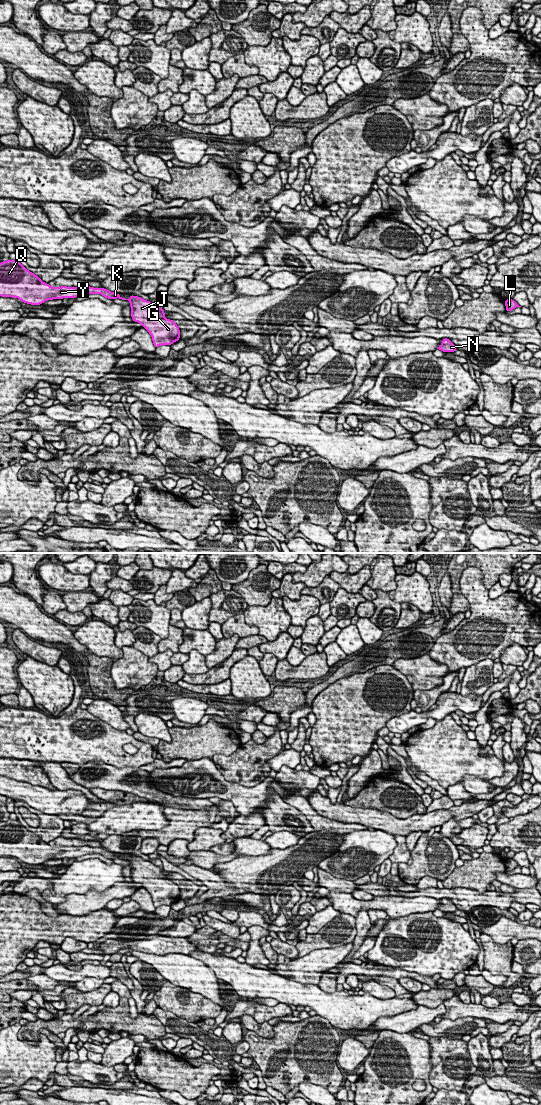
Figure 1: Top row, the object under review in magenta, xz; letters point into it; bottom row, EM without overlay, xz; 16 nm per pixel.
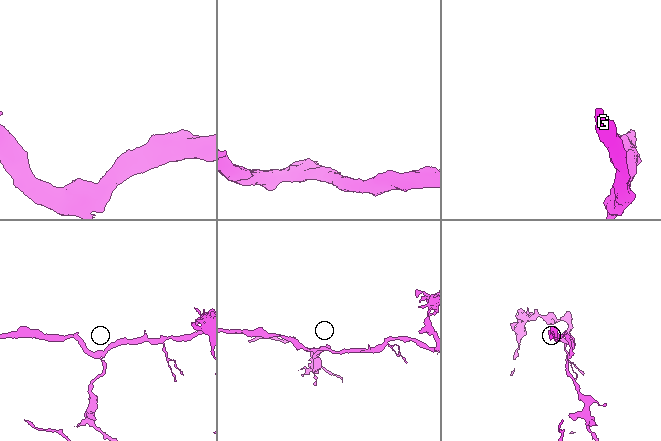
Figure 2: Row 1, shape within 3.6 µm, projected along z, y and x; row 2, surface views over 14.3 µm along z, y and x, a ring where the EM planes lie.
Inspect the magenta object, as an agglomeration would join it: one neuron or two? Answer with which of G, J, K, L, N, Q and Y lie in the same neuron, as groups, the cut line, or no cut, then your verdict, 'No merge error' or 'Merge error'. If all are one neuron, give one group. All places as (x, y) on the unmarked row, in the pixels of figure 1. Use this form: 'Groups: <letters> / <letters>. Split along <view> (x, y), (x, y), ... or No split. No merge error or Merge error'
Groups: G J K L N Q Y. No split. No merge error

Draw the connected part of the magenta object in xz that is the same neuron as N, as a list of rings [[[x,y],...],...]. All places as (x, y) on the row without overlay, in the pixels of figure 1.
[[[444,898],[442,899],[442,904],[437,907],[442,912],[455,912],[457,910],[457,907],[448,899]]]

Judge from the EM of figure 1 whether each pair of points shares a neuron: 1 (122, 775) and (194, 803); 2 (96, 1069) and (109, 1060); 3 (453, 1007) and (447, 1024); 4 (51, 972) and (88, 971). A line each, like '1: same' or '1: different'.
1: same
2: different
3: different
4: same

